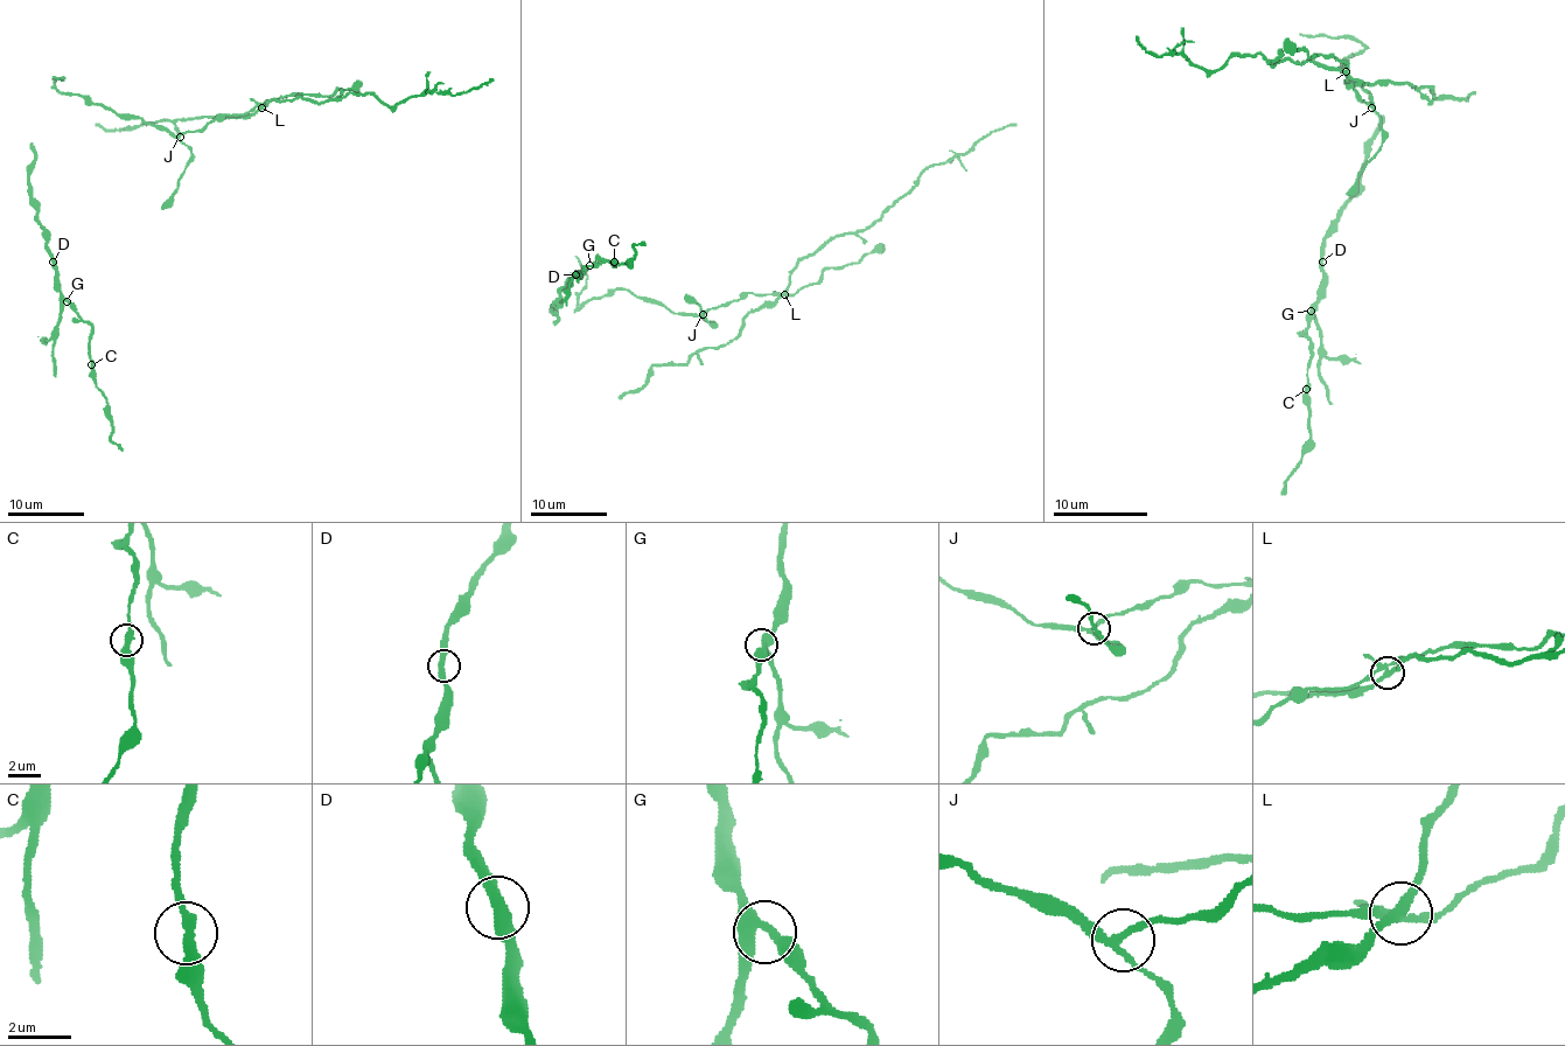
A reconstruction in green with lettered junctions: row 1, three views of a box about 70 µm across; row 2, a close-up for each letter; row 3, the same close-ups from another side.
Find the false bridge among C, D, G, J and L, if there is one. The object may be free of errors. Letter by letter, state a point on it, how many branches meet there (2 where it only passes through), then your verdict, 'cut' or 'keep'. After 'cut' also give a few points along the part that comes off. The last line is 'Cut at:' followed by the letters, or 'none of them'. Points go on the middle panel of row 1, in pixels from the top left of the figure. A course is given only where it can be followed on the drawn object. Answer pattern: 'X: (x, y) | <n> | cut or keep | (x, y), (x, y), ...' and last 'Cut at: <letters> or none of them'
C: (614, 262) | 2 | keep
D: (575, 274) | 2 | keep
G: (589, 265) | 3 | keep
J: (703, 314) | 3 | keep
L: (784, 294) | 5 | cut | (784, 293), (790, 271), (802, 259), (836, 236), (863, 232), (933, 165), (954, 159), (990, 134), (1017, 125)
Cut at: L

